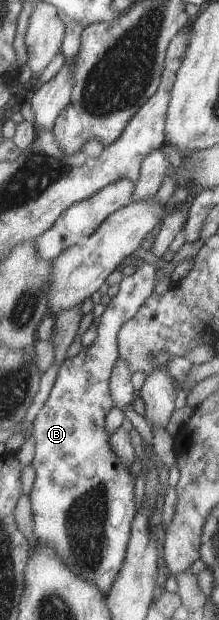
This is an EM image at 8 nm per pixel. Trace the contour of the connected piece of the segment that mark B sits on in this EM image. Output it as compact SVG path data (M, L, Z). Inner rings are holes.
M145 261L137 262L137 269L133 274L129 276L125 276L119 282L119 289L117 294L110 298L108 304L105 306L102 314L100 314L98 318L98 325L96 328L97 335L94 341L83 348L83 350L79 350L75 356L71 356L69 358L65 358L58 367L55 381L51 387L51 390L48 394L48 397L44 401L42 407L36 413L33 423L32 423L32 438L34 438L34 454L31 460L31 464L34 467L34 480L32 487L29 491L29 499L30 499L30 508L33 512L33 533L35 538L38 538L39 542L42 544L48 544L48 546L52 546L52 550L58 554L58 558L62 558L62 562L66 564L66 568L68 570L72 570L75 574L78 574L79 577L86 578L86 581L94 584L102 594L108 594L108 590L110 590L110 586L112 586L112 582L114 582L114 578L116 578L116 574L118 574L118 570L120 570L120 566L122 566L122 562L124 562L124 554L126 554L126 544L128 544L128 536L130 536L130 524L132 524L132 518L134 518L136 507L134 506L134 476L131 475L130 472L130 464L121 464L119 458L113 451L110 449L108 444L109 434L104 430L104 416L112 406L114 406L114 402L112 400L108 378L110 378L110 372L112 372L112 366L114 366L114 362L116 362L116 358L118 358L118 349L117 349L117 334L119 328L122 326L123 322L126 322L129 318L132 318L134 314L136 314L136 310L138 307L150 296L150 293L153 292L154 284L155 284L155 274L156 269L154 265L147 264Z

